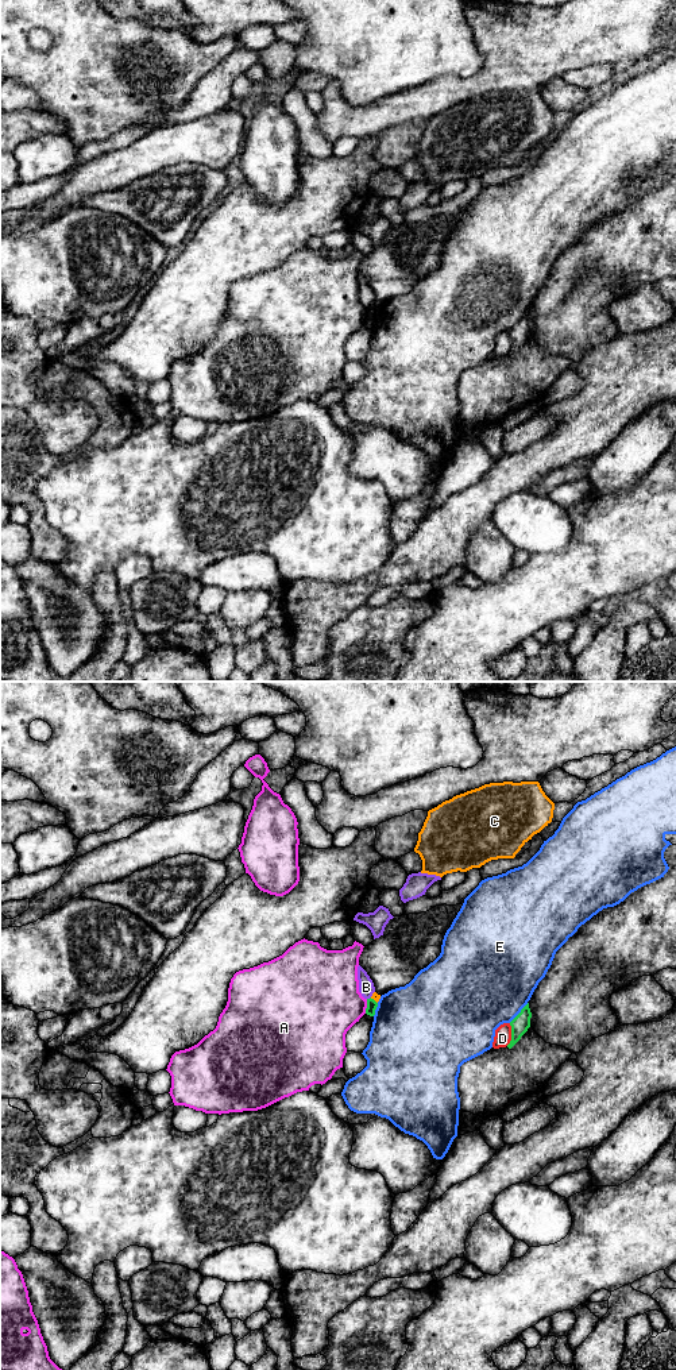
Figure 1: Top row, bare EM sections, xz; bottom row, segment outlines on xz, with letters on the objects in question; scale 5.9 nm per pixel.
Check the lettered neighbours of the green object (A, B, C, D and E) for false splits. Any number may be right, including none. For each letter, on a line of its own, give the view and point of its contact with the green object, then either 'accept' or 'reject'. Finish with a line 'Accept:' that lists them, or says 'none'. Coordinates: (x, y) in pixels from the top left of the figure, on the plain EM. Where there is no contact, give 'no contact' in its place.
A: contact xz (367, 315); reject
B: contact xz (370, 307); reject
C: contact xz (374, 309); reject
D: contact xz (512, 343); reject
E: contact xz (520, 321); reject
Accept: none

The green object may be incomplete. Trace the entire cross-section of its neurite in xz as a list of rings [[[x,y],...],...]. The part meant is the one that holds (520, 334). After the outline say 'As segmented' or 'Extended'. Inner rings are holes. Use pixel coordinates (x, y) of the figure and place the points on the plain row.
[[[528,312],[521,319],[521,321],[510,331],[511,350],[507,354],[509,358],[511,358],[521,348],[521,346],[528,340],[528,337],[530,336],[530,327],[532,327],[532,321]]]. As segmented

